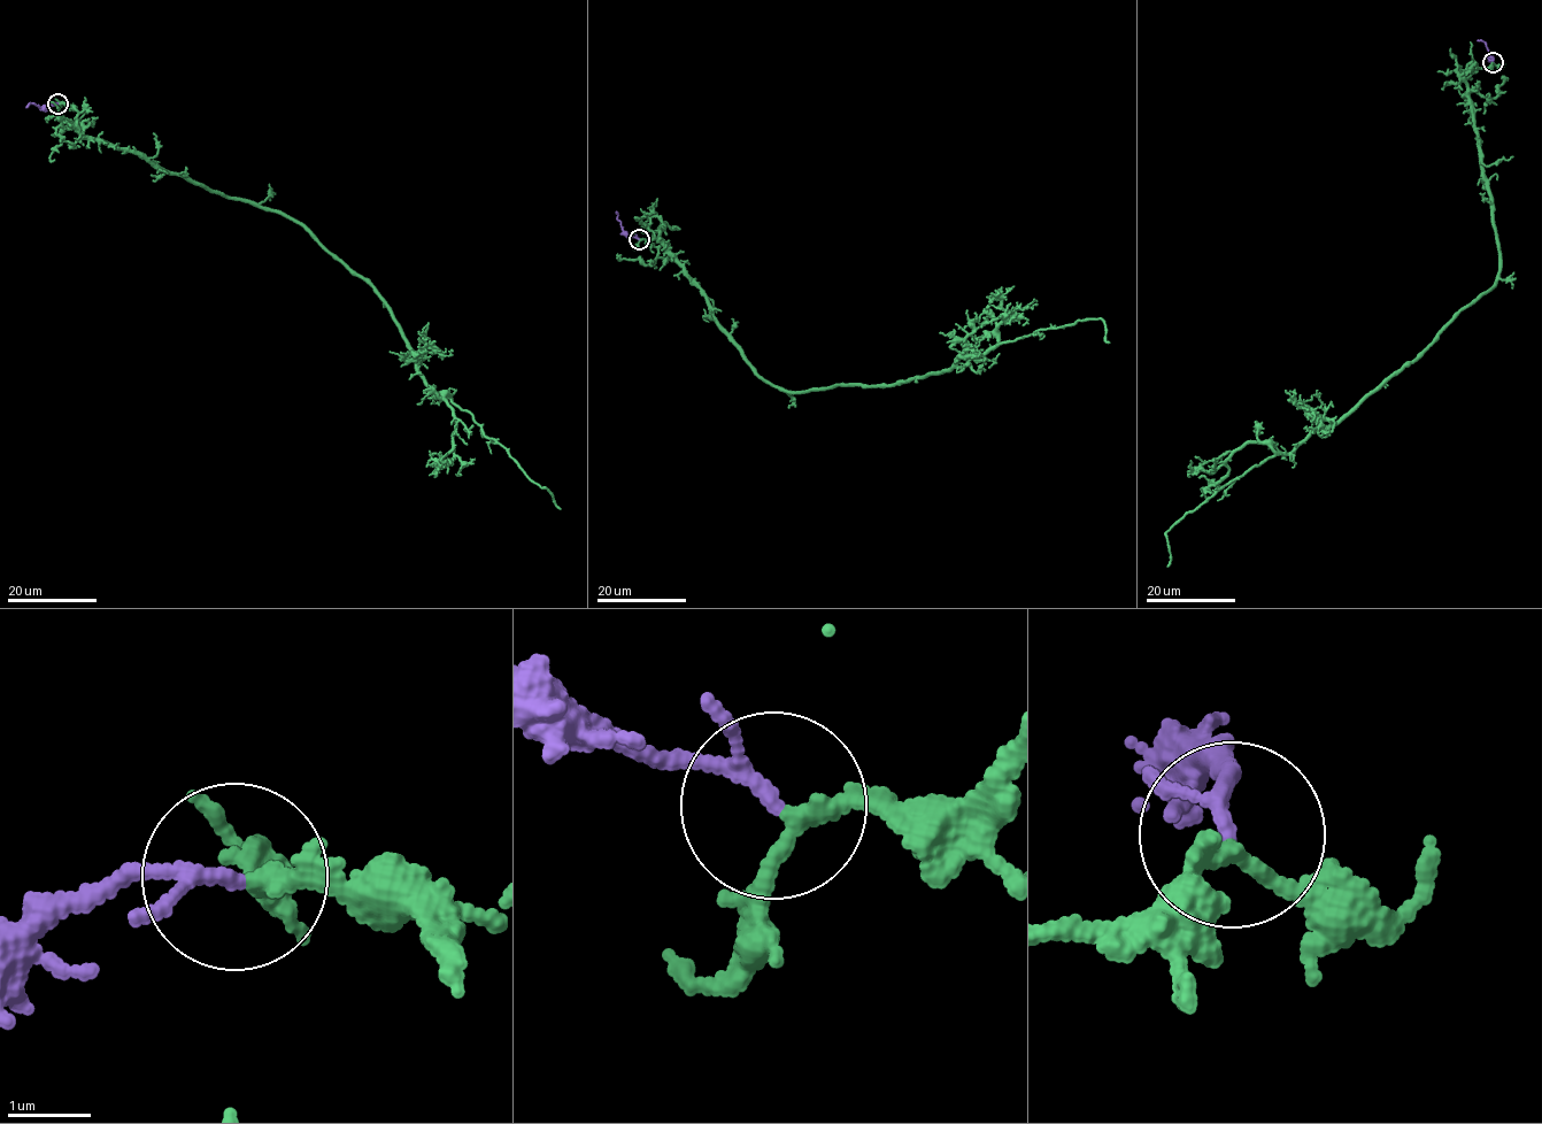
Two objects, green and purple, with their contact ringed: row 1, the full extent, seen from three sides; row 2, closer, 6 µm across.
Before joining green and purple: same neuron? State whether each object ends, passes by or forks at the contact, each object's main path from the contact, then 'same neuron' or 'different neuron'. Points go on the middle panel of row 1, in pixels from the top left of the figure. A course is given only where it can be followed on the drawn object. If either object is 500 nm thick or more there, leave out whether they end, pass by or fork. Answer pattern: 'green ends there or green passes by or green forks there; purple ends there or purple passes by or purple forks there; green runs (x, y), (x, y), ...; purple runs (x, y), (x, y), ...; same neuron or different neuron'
green passes by; purple passes by; green runs (639, 240), (664, 223), (718, 325), (787, 390), (899, 384), (1078, 321), (1102, 318), (1109, 343); purple runs (638, 239), (624, 232), (615, 212); same neuron

